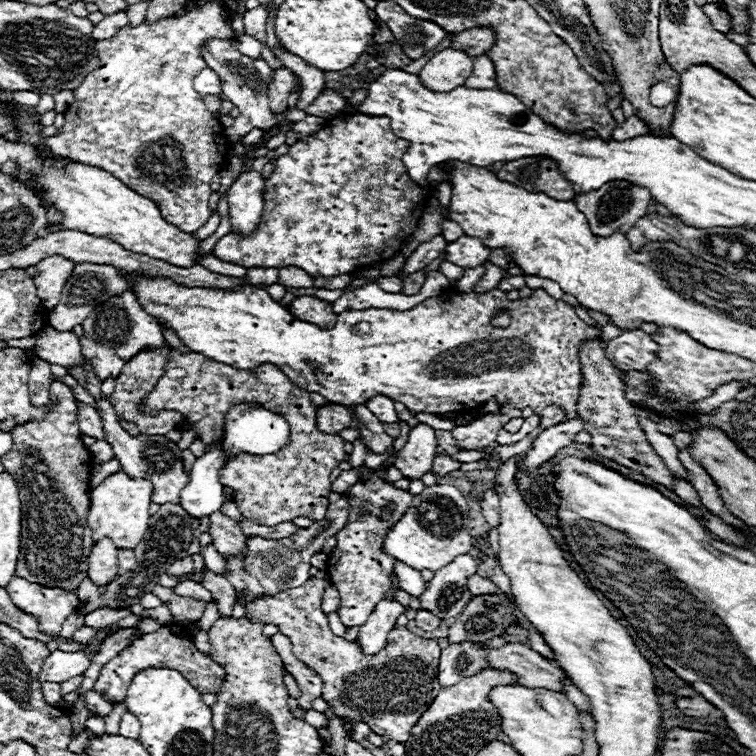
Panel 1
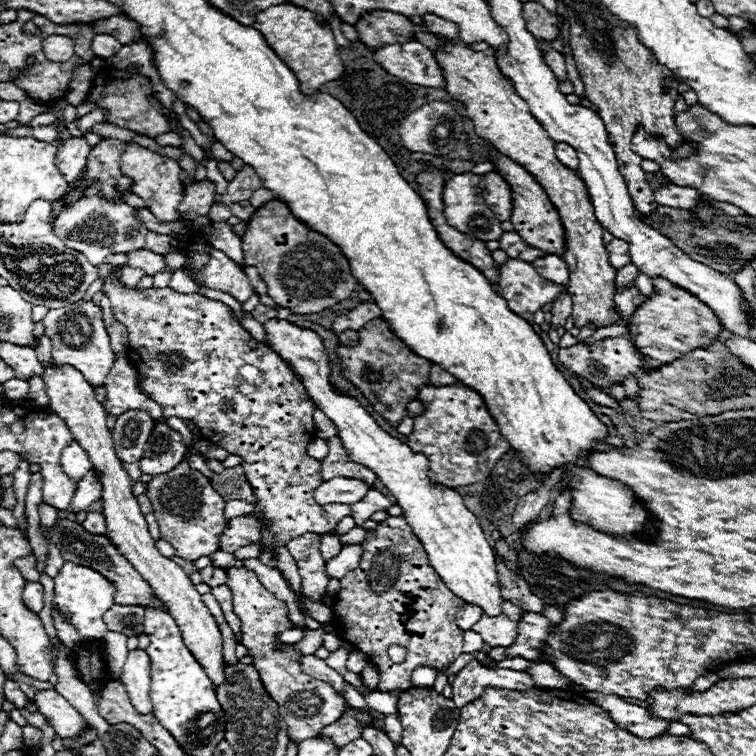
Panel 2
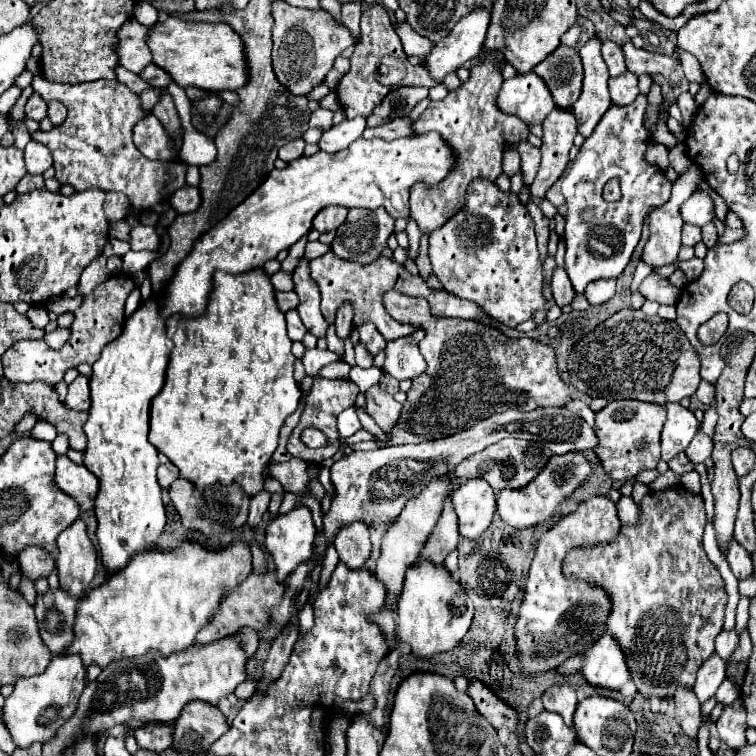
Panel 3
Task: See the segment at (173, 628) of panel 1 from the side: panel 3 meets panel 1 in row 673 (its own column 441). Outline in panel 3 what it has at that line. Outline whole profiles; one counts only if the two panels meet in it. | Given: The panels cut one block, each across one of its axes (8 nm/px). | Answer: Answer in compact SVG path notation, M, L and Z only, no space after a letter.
M486 52L484 60L470 68L468 82L460 84L458 90L450 92L444 100L432 102L428 110L412 124L414 136L426 132L438 132L442 140L454 152L454 166L448 176L436 186L416 182L410 188L410 216L416 220L422 232L432 232L450 220L460 208L464 208L464 192L476 178L496 180L502 174L502 158L506 148L518 148L520 142L528 140L528 126L520 118L506 114L498 108L496 96L504 84L502 66L506 58L502 52Z

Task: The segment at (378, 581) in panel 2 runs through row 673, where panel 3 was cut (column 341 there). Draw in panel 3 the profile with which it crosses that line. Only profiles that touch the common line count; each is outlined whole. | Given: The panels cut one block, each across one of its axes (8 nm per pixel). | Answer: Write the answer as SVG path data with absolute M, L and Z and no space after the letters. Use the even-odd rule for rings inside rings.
M316 376L316 380L314 380L310 392L308 392L306 398L304 398L304 410L302 410L300 422L298 422L298 426L294 428L294 432L292 432L292 436L290 436L290 440L288 440L288 452L290 452L292 456L296 456L296 458L306 460L306 462L324 462L324 460L332 458L332 456L340 450L340 446L342 446L342 444L340 444L340 434L338 434L338 428L336 428L338 414L340 414L342 410L354 406L358 394L360 394L360 390L358 390L358 386L356 386L352 380L344 380L344 378L342 378L342 380L326 380L326 378ZM306 428L318 428L320 432L324 432L326 438L328 438L326 446L316 448L316 450L314 450L314 448L308 448L308 446L302 442L302 438L300 438L300 434L302 434Z

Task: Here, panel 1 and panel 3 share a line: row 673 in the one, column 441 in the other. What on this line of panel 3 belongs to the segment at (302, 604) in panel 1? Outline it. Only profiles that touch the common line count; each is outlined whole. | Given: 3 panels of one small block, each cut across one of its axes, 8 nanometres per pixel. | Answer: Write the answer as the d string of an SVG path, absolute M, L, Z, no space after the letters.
M386 292L384 306L388 308L388 314L394 320L402 324L420 326L420 330L426 332L426 336L420 340L420 352L428 362L424 376L418 376L416 380L412 380L412 388L408 390L408 402L404 404L404 412L400 416L400 424L396 426L396 434L392 432L392 436L388 436L390 438L388 444L418 444L426 440L436 440L436 438L464 432L472 428L476 422L504 410L530 412L530 410L548 408L548 406L564 408L572 400L570 386L562 382L558 374L554 346L534 338L512 340L498 328L486 326L476 320L432 316L430 304L424 298L414 298L414 296L406 296L398 292Z

